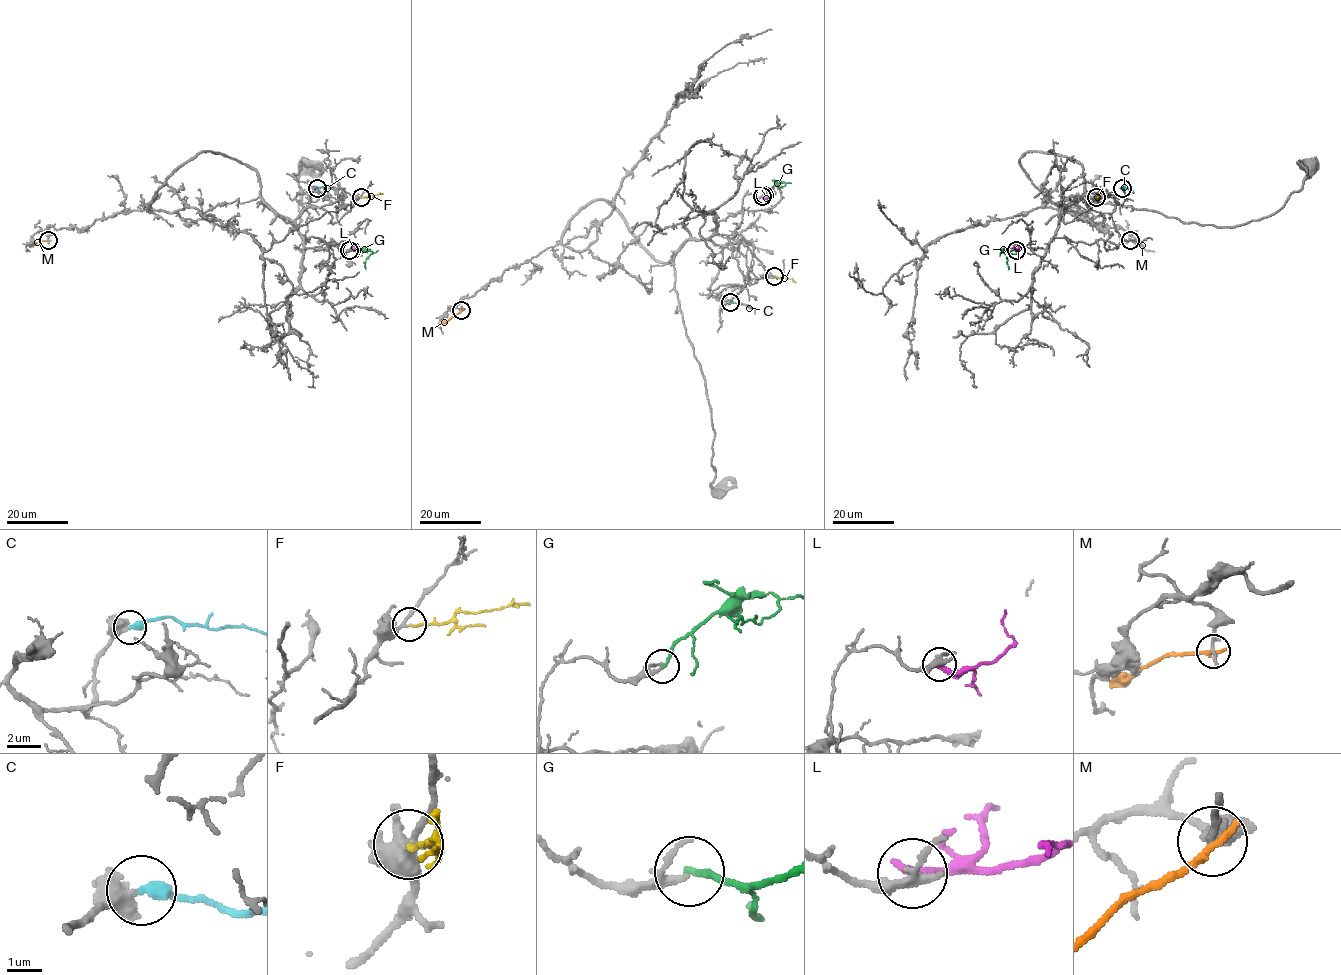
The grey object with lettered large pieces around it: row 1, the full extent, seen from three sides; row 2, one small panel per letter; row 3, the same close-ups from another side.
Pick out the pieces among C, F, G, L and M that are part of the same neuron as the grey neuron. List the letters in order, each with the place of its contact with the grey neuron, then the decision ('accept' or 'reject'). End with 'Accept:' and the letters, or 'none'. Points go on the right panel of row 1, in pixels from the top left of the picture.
C: meets grey at (1122, 188); accept
F: meets grey at (1096, 197); accept
G: meets grey at (1015, 250); reject
L: meets grey at (1016, 250); reject
M: meets grey at (1130, 240); reject
Accept: C, F

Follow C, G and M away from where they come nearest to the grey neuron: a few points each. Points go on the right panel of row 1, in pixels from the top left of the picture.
C: (1122, 188), (1124, 186), (1134, 193)
G: (1015, 250), (1002, 251), (1008, 256), (1008, 269)
M: (1130, 240), (1143, 246)

